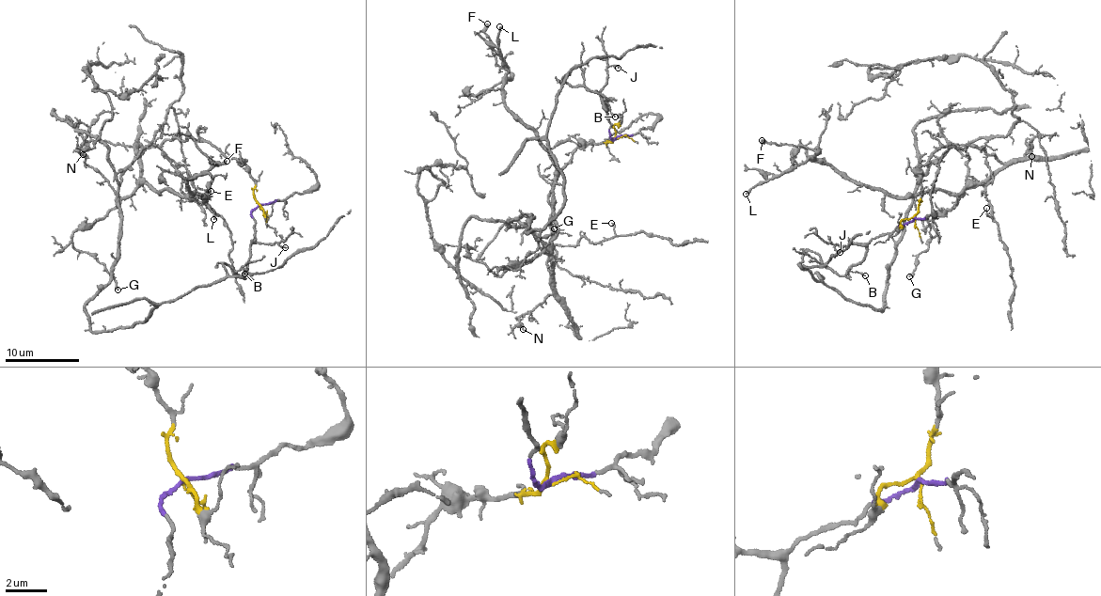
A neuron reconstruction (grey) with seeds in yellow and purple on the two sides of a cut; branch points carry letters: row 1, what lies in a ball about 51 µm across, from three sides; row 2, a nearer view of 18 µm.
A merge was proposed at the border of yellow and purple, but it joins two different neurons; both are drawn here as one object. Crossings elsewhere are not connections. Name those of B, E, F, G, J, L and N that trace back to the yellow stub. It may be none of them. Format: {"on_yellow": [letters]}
{"on_yellow": ["E", "F", "G", "L", "N"]}

